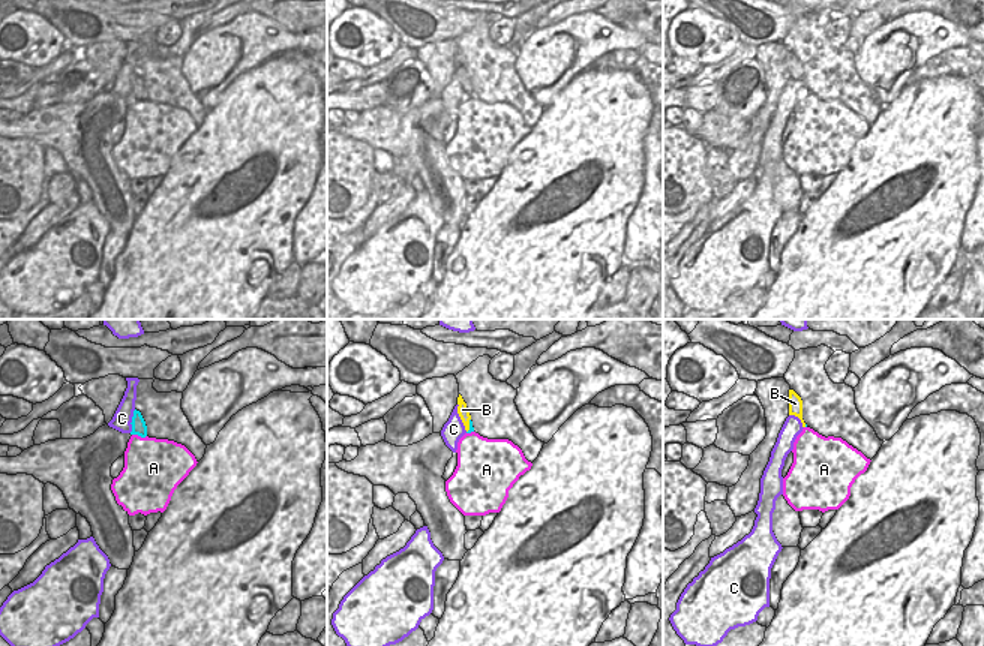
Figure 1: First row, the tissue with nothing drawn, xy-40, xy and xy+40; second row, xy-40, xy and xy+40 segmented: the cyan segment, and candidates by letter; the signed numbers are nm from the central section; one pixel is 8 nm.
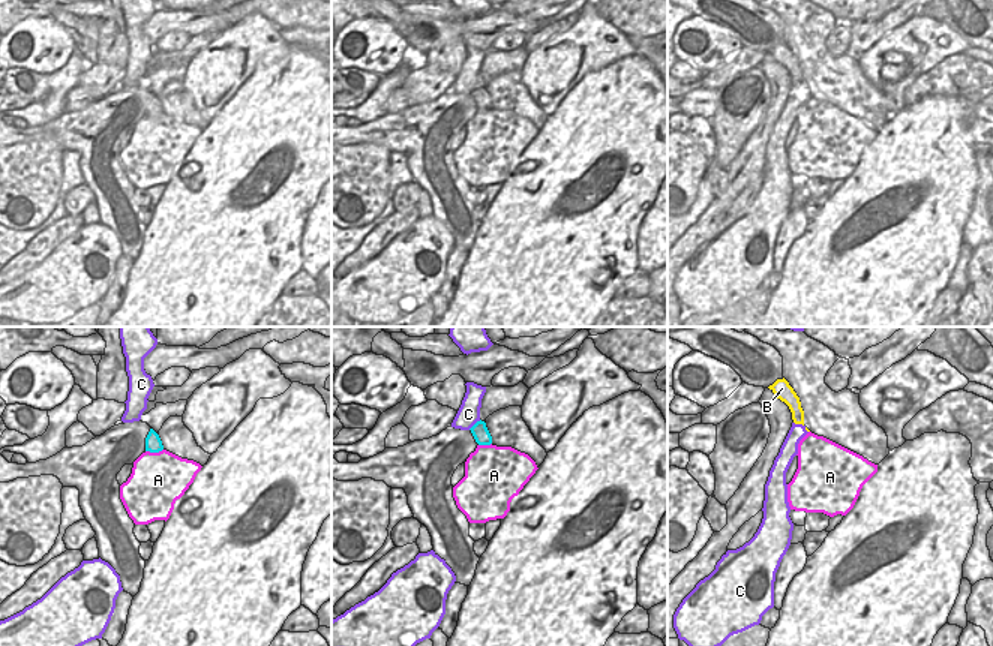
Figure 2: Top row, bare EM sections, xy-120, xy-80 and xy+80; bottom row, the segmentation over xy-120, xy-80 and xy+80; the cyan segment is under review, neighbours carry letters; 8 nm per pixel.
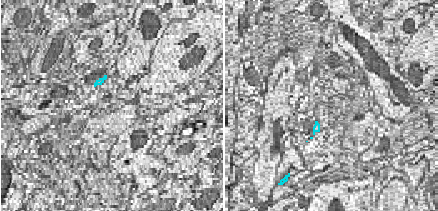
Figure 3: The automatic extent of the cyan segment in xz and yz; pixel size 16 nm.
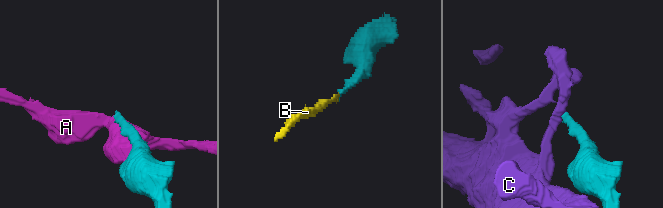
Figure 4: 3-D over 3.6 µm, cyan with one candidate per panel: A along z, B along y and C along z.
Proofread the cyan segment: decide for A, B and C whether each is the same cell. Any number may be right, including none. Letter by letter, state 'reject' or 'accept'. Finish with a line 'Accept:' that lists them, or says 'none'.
A: reject
B: accept
C: reject
Accept: B

